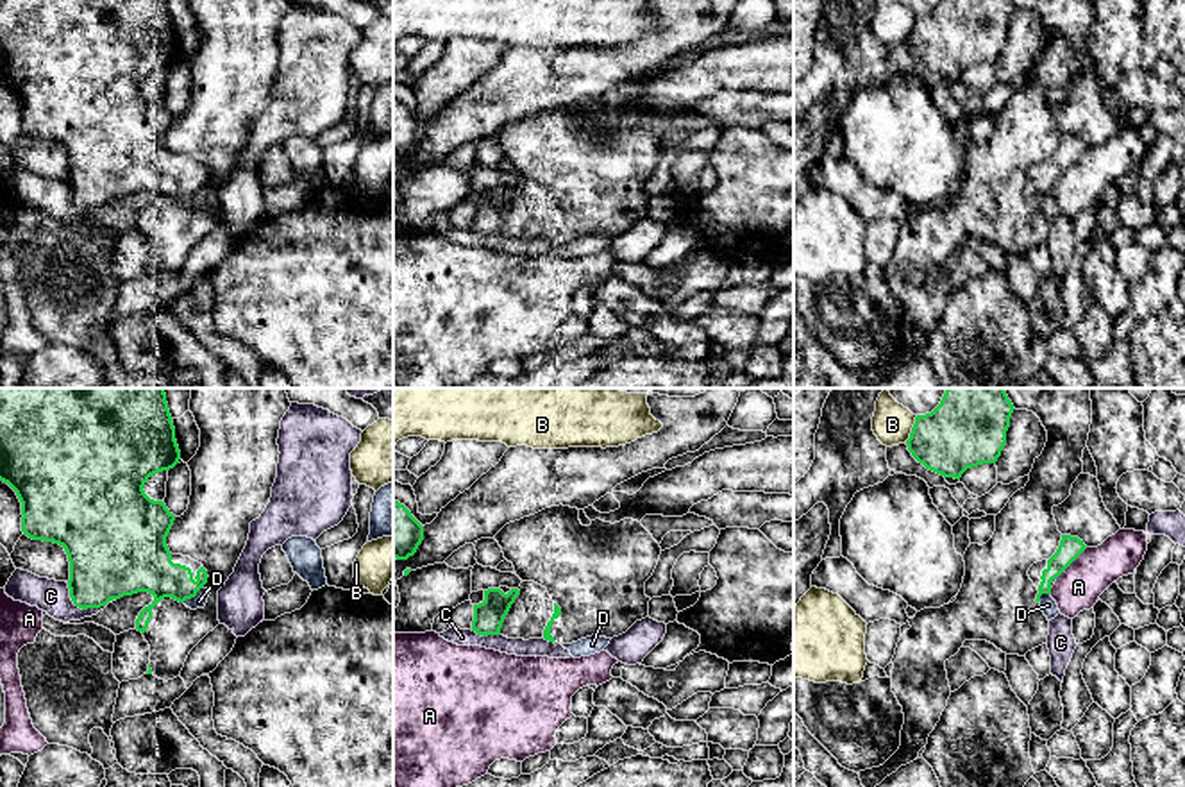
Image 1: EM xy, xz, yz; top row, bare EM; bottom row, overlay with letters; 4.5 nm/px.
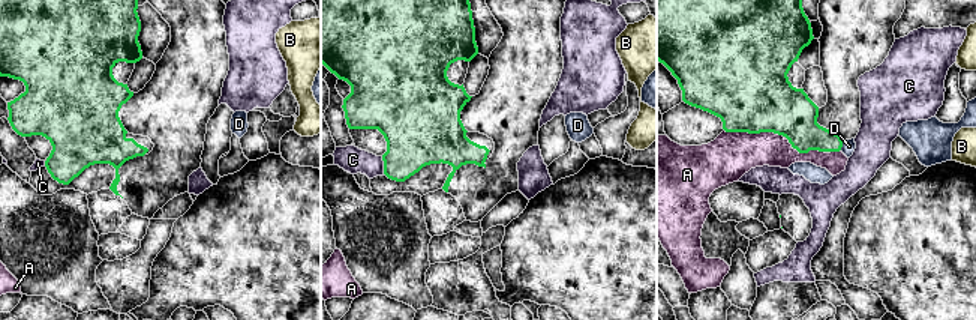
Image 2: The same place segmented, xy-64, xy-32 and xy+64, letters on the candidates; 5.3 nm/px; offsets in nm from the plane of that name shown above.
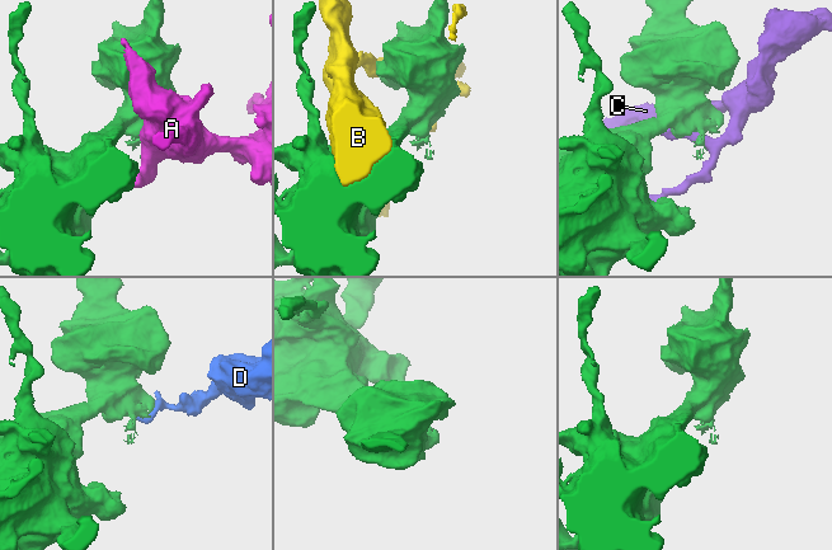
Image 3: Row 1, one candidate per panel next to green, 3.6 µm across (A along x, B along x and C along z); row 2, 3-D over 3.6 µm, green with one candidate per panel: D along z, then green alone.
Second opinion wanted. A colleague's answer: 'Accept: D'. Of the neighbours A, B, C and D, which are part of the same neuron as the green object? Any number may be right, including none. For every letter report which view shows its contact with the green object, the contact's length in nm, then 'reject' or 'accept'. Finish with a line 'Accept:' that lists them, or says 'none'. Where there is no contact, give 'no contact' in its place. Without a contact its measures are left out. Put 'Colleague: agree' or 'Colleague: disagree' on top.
Colleague: disagree
A: yz | 200 nm | reject
B: yz | 140 nm | reject
C: xy | 240 nm | reject
D: xy | 120 nm | reject
Accept: none

